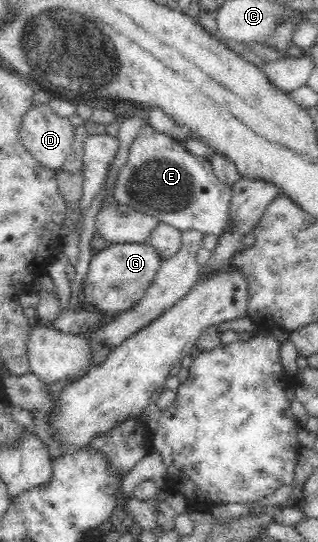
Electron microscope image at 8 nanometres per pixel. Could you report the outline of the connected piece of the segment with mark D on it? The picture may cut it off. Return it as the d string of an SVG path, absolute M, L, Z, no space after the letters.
M32 102L23 115L19 136L23 146L32 154L36 161L48 169L58 170L70 155L76 128L68 118L59 117L48 102Z

